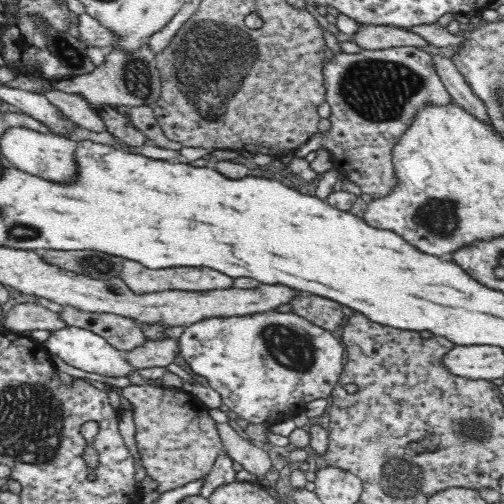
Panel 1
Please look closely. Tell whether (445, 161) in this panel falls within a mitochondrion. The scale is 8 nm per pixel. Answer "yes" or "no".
no

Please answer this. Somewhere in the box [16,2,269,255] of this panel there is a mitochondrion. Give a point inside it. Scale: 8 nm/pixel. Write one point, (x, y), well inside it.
(211, 60)

